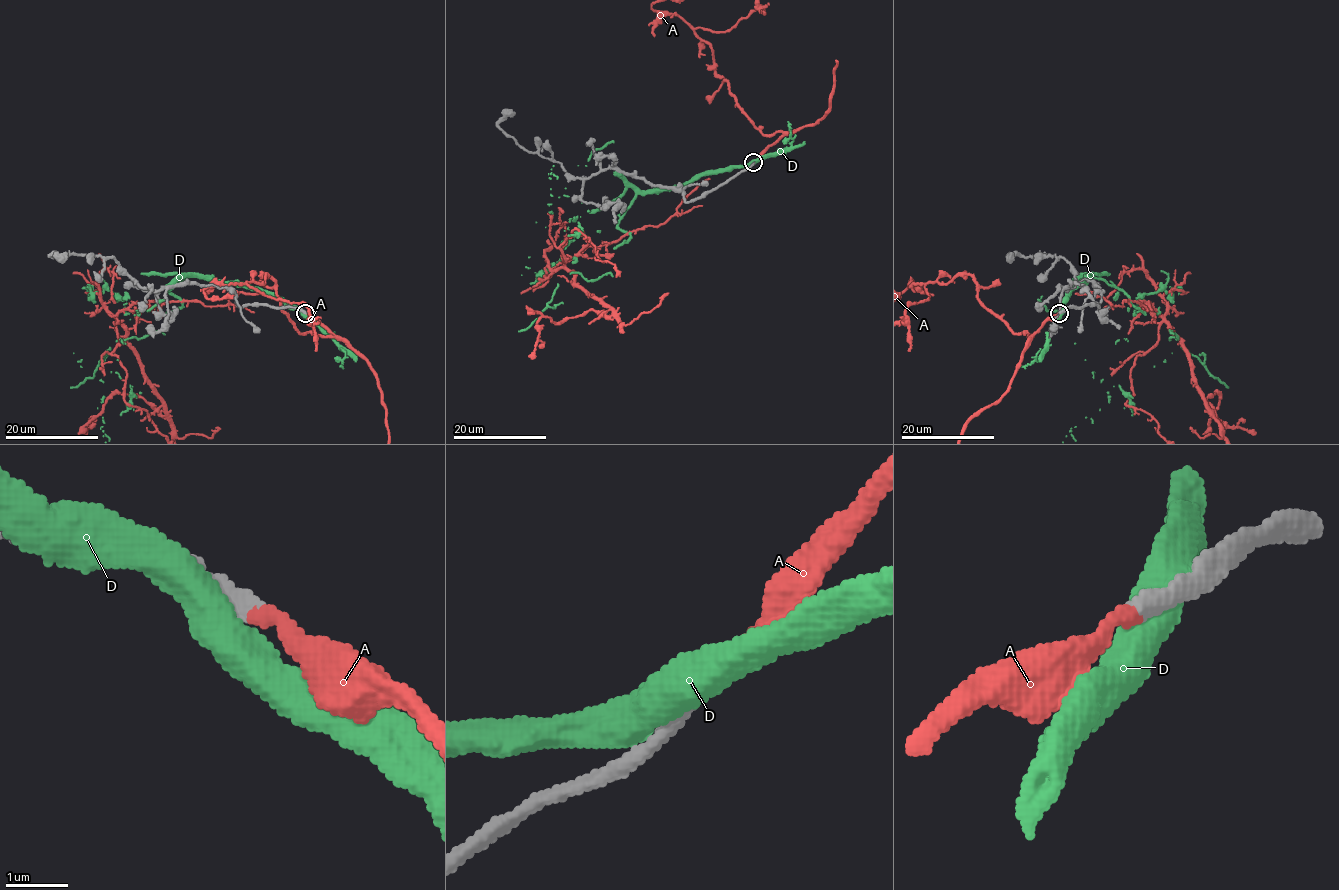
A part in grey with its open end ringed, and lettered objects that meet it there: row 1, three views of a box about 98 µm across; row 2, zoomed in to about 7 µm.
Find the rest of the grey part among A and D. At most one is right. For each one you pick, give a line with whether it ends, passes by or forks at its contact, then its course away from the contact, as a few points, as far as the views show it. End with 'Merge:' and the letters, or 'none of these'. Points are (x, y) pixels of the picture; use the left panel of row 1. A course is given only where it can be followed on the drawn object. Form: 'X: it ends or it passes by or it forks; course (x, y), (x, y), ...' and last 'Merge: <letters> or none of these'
A: it ends
Merge: A

